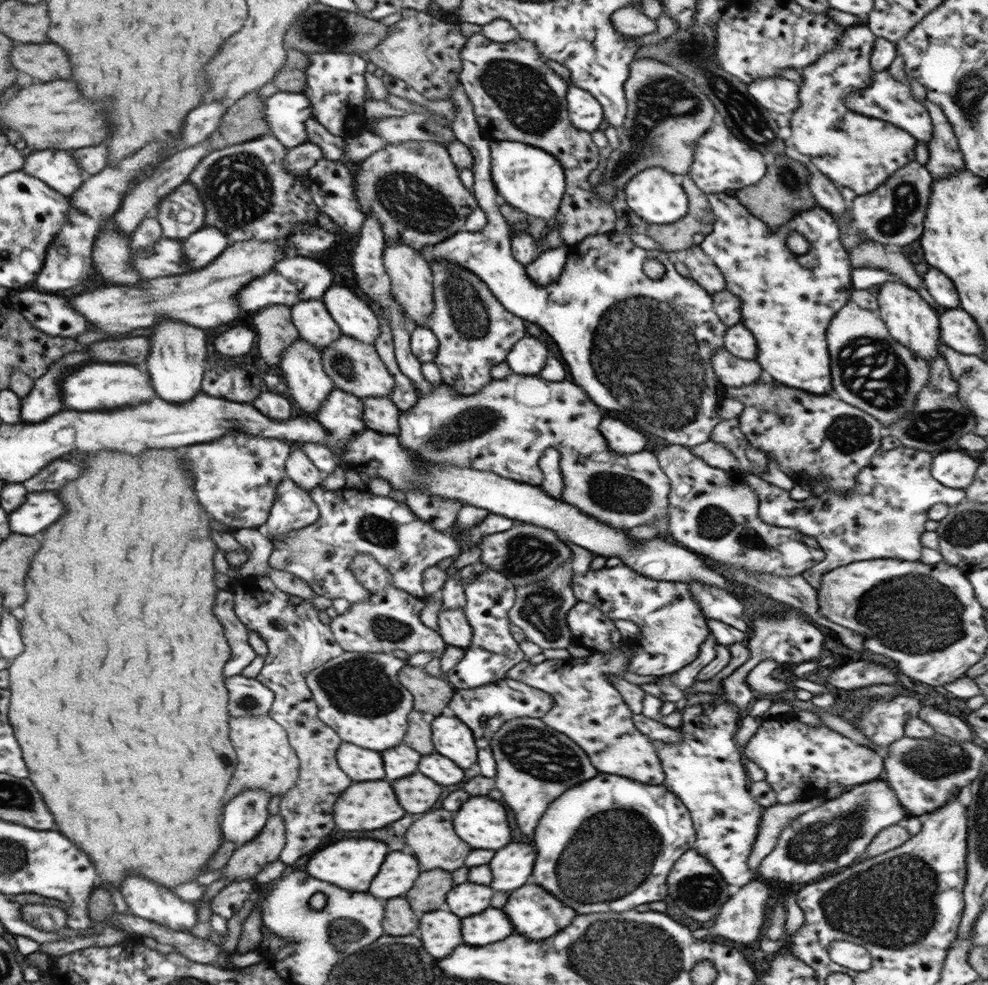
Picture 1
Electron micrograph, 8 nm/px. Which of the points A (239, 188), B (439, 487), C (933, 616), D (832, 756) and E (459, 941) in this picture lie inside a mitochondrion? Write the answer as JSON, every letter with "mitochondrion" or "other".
{"A":"mitochondrion","B":"other","C":"mitochondrion","D":"other","E":"other"}

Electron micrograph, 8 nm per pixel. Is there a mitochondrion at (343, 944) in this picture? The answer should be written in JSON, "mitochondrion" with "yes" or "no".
{"mitochondrion":"yes"}

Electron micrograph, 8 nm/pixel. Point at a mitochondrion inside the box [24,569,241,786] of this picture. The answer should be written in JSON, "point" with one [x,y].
{"point":[225,758]}

